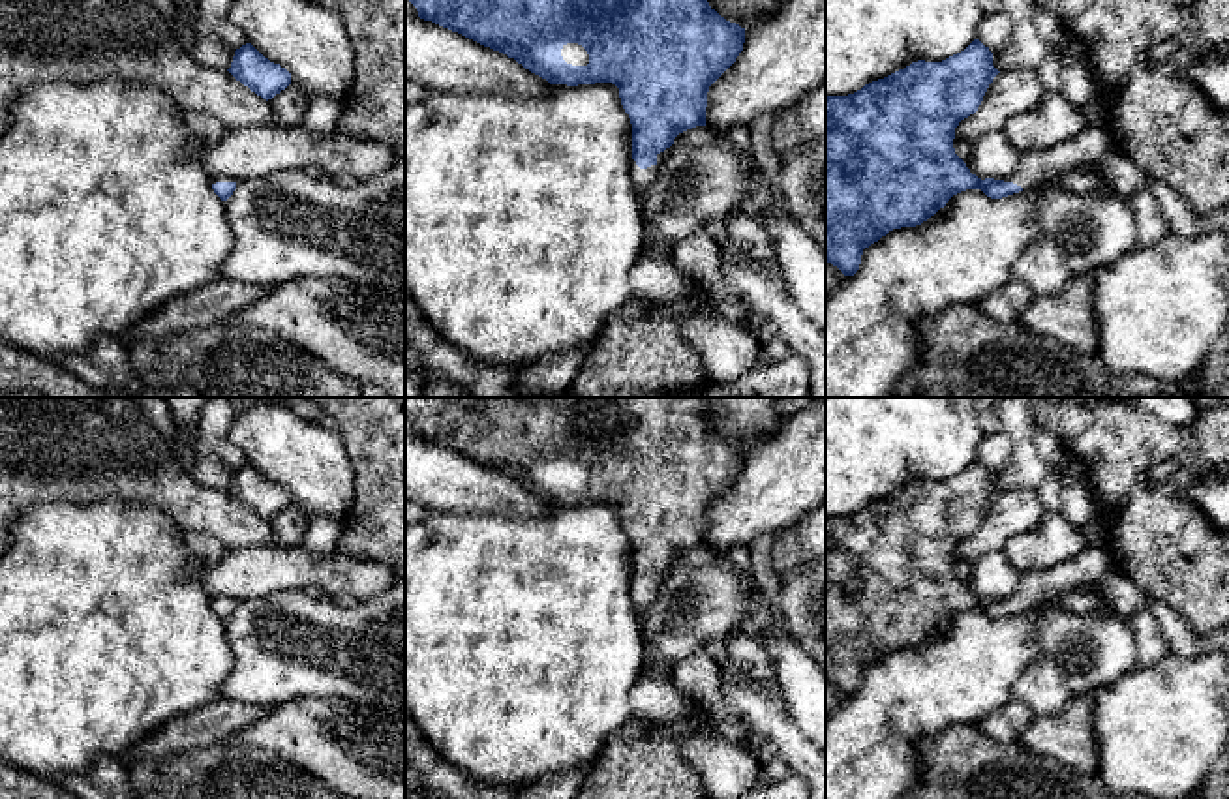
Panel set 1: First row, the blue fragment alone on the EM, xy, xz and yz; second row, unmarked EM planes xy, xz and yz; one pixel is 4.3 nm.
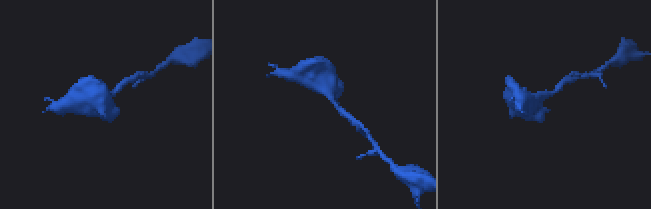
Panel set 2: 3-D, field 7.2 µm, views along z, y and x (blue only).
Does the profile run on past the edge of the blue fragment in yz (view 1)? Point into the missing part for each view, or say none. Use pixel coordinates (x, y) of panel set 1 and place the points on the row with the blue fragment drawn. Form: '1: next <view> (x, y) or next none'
1: next none

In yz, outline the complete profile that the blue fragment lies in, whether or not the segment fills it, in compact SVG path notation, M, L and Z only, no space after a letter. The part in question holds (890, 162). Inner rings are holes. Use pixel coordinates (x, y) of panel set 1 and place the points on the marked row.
M974 39L964 51L942 60L942 62L925 62L918 60L899 69L884 79L865 84L861 90L848 96L826 96L826 261L837 266L844 276L854 276L859 270L863 249L878 242L893 229L916 227L934 216L946 203L966 189L981 189L991 199L1002 199L1013 193L1023 191L1021 186L1013 182L994 180L994 178L978 178L970 173L966 163L955 154L953 139L955 128L961 120L968 118L978 111L983 101L983 96L1000 71L993 66L993 53L979 39Z

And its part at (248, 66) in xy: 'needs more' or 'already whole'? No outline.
already whole

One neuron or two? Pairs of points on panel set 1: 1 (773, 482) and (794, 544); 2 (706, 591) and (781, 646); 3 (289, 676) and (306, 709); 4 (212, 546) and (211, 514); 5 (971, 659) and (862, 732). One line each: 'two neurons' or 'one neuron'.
1: two neurons
2: two neurons
3: two neurons
4: two neurons
5: one neuron

